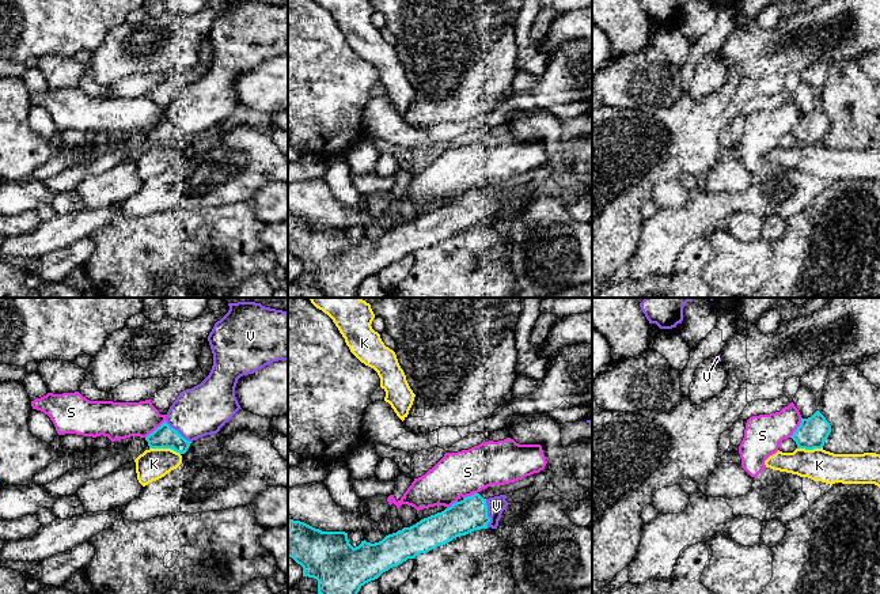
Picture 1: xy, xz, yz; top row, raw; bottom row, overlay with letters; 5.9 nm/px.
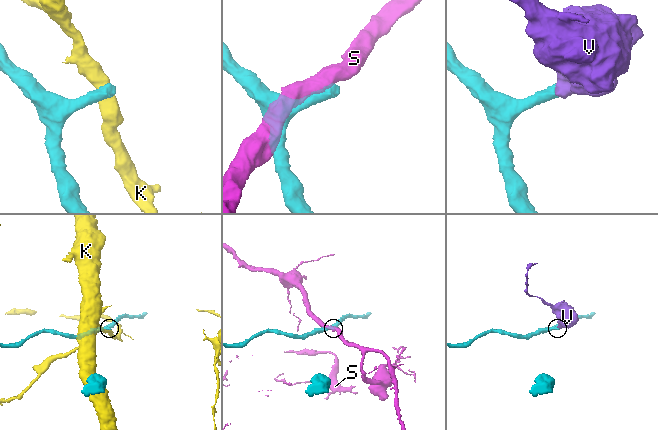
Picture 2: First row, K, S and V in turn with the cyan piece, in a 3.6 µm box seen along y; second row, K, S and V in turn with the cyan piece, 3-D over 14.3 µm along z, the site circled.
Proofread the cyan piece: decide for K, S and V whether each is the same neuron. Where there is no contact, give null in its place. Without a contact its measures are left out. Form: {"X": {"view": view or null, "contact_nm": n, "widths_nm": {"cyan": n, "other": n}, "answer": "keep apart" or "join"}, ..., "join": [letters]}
{"K": {"view": "xy", "contact_nm": 190, "widths_nm": {"cyan": 140, "other": 190}, "answer": "keep apart"}, "S": {"view": "xy", "contact_nm": 160, "widths_nm": {"cyan": 140, "other": 220}, "answer": "keep apart"}, "V": {"view": "xy", "contact_nm": 200, "widths_nm": {"cyan": 140, "other": 300}, "answer": "join"}, "join": ["V"]}

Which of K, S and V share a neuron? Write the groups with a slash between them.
K / S / V

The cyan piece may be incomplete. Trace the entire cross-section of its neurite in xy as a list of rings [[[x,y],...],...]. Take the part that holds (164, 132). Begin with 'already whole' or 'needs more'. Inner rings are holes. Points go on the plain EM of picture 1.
needs more; [[[262,0],[228,1],[228,8],[215,19],[208,31],[213,49],[209,71],[200,80],[179,88],[166,110],[166,117],[145,133],[149,144],[171,144],[185,150],[193,136],[217,129],[242,105],[235,92],[238,75],[273,57],[288,56],[287,7]]]

